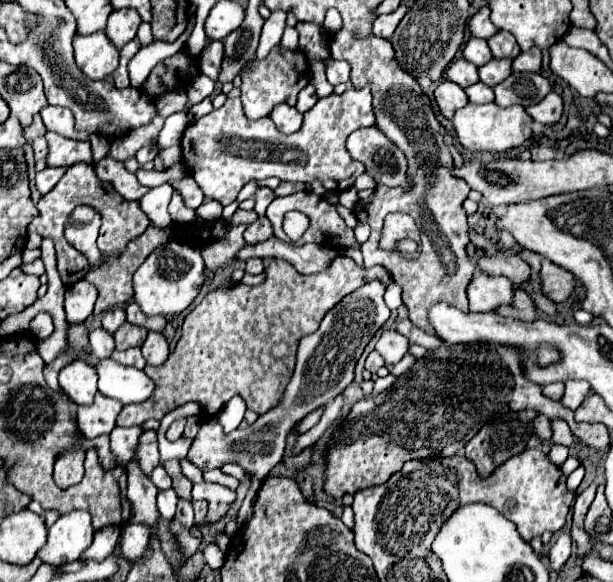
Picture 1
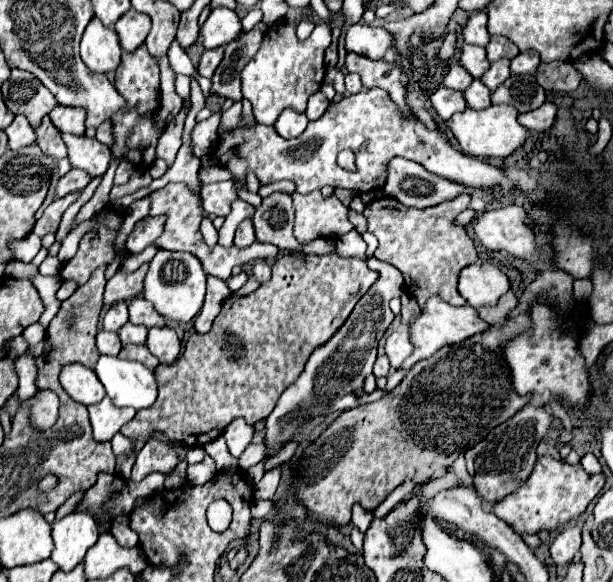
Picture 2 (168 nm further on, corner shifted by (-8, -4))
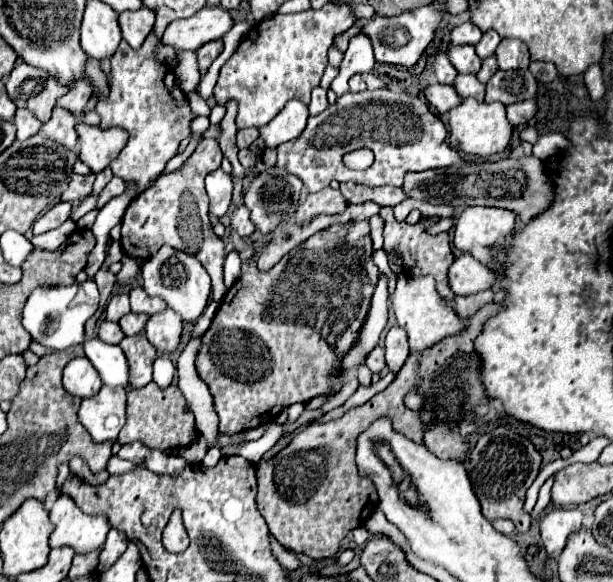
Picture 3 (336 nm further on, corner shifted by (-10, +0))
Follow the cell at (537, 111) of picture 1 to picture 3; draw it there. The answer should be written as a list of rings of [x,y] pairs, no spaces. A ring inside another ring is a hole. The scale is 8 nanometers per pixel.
[[[528,100],[528,102],[520,102],[520,104],[512,104],[506,108],[508,112],[508,120],[514,124],[514,126],[520,126],[520,124],[526,124],[530,122],[536,112],[538,112],[538,102],[536,100]]]

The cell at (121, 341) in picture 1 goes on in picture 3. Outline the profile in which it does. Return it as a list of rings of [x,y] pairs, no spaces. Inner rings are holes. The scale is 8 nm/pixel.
[[[130,312],[130,314],[128,314],[128,316],[124,316],[118,324],[120,324],[120,328],[122,328],[122,332],[124,332],[126,336],[134,336],[134,334],[140,334],[140,332],[144,330],[146,322],[148,322],[148,316]]]

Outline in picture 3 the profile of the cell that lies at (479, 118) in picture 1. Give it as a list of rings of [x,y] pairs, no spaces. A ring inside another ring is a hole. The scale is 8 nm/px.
[[[472,98],[462,100],[462,104],[458,108],[452,108],[450,112],[450,146],[456,150],[462,150],[466,154],[474,154],[474,156],[490,156],[496,152],[504,152],[510,144],[512,138],[512,130],[514,126],[508,124],[506,118],[506,106],[500,102],[478,102]]]

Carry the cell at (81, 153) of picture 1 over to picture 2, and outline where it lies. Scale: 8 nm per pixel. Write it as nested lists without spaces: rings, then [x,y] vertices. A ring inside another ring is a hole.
[[[62,134],[62,138],[68,146],[68,160],[72,162],[72,168],[80,168],[92,178],[104,176],[110,164],[110,148],[106,144],[96,138],[74,134]]]

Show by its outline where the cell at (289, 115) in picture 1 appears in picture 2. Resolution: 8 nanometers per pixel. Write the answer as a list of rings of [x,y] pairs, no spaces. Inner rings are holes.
[[[286,108],[278,116],[278,120],[274,122],[274,128],[282,138],[296,138],[306,130],[306,124],[308,124],[306,114],[300,114],[300,112],[292,110],[292,108]]]

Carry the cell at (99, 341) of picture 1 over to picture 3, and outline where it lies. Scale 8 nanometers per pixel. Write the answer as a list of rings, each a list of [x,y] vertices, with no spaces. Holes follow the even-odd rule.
[[[104,320],[104,322],[98,326],[98,338],[100,338],[102,342],[108,342],[108,344],[120,344],[120,340],[124,338],[124,332],[122,332],[122,328],[118,328],[116,322]]]

